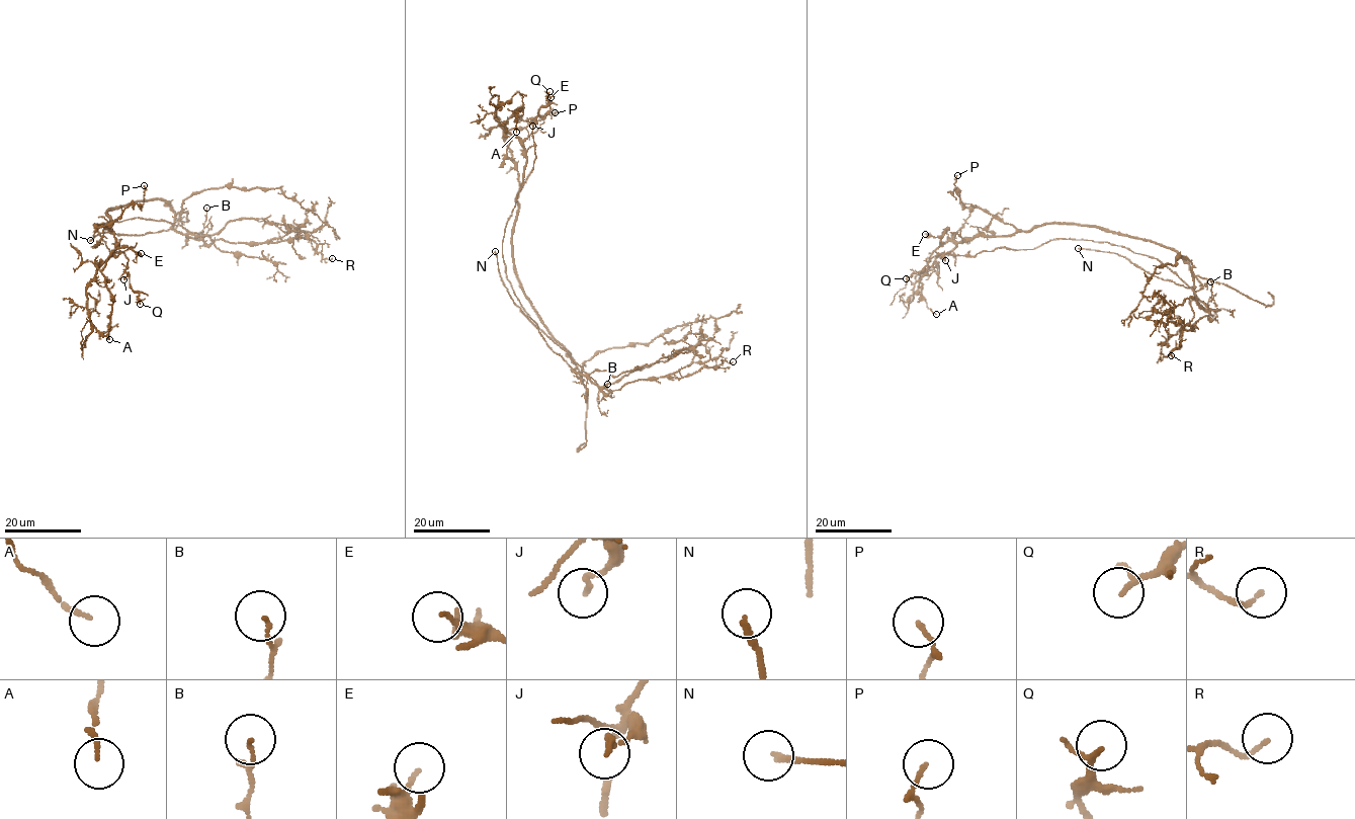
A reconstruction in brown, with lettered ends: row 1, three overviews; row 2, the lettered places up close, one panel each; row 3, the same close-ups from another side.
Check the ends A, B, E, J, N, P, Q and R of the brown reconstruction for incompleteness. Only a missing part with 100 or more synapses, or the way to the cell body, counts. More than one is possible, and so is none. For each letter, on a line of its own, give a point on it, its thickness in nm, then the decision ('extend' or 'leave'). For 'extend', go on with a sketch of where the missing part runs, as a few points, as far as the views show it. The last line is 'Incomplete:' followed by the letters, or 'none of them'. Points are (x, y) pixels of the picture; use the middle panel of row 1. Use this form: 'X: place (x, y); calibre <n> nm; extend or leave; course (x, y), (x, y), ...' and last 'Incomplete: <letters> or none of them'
A: place (516, 132); calibre 120 nm; leave
B: place (607, 384); calibre 70 nm; leave
E: place (551, 97); calibre 140 nm; leave
J: place (532, 126); calibre 170 nm; leave
N: place (495, 251); calibre 180 nm; leave
P: place (555, 112); calibre 120 nm; leave
Q: place (549, 91); calibre 130 nm; leave
R: place (733, 361); calibre 130 nm; leave
Incomplete: none of them

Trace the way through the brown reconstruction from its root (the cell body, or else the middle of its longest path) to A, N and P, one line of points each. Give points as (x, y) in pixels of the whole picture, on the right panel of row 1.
A: (1192, 272), (1177, 251), (1150, 240), (1093, 225), (1044, 224), (941, 244), (921, 279), (923, 299), (936, 314)
N: (1192, 272), (1193, 285), (1187, 288), (1147, 272), (1117, 253), (1078, 248)
P: (1192, 272), (1150, 240), (1093, 225), (1021, 230), (963, 208), (959, 192), (951, 194), (957, 175)

